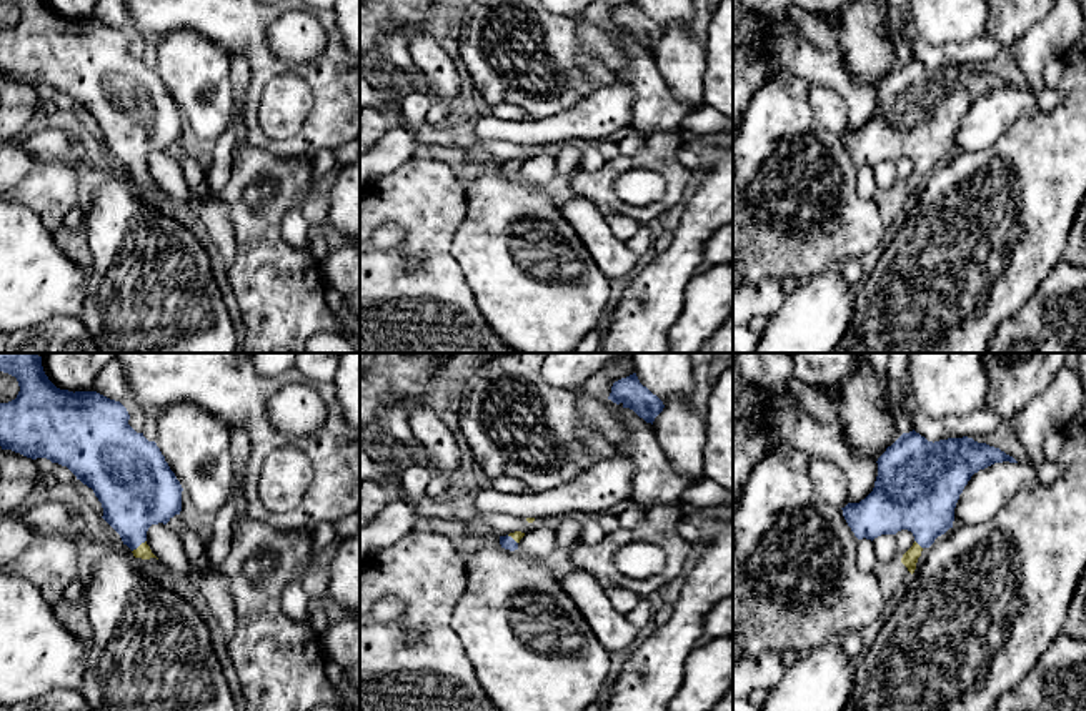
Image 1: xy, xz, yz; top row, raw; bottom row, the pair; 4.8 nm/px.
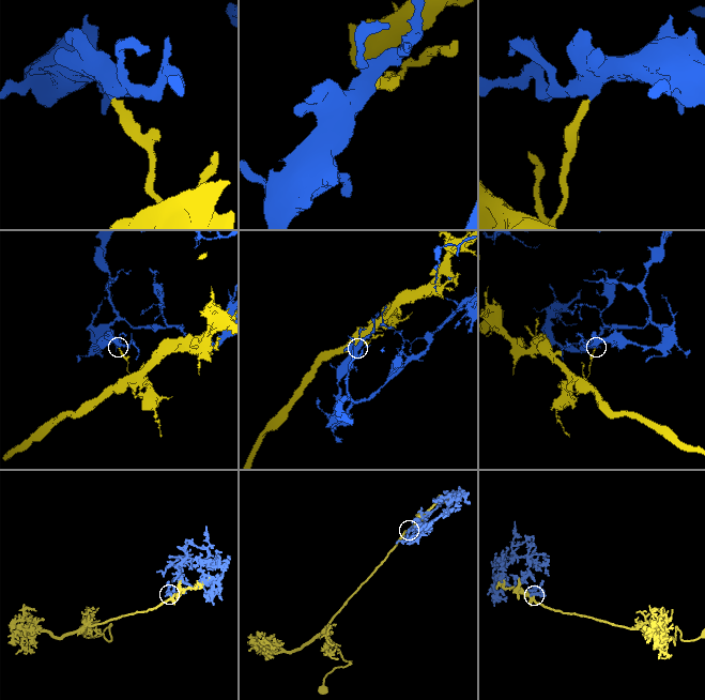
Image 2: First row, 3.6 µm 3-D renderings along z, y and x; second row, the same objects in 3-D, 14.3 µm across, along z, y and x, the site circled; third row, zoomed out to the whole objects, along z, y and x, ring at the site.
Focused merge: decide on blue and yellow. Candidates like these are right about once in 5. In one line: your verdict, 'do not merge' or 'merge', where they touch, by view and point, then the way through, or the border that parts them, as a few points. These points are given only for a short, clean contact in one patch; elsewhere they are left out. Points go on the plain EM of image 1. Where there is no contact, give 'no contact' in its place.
do not merge; meets blue in xy at (139, 172); border along xy (145, 167), (132, 178)

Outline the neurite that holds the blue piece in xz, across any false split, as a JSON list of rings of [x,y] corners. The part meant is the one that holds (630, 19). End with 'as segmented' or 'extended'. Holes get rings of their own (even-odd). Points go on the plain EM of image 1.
[[[636,0],[615,8],[608,27],[633,37],[640,45],[651,52],[665,35],[663,28],[640,10]]]; as segmented

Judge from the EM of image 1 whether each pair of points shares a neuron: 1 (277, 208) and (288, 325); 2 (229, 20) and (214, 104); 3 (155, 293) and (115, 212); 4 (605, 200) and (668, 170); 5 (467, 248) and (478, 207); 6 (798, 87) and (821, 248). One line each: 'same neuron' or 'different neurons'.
1: same neuron
2: different neurons
3: same neuron
4: same neuron
5: same neuron
6: same neuron

